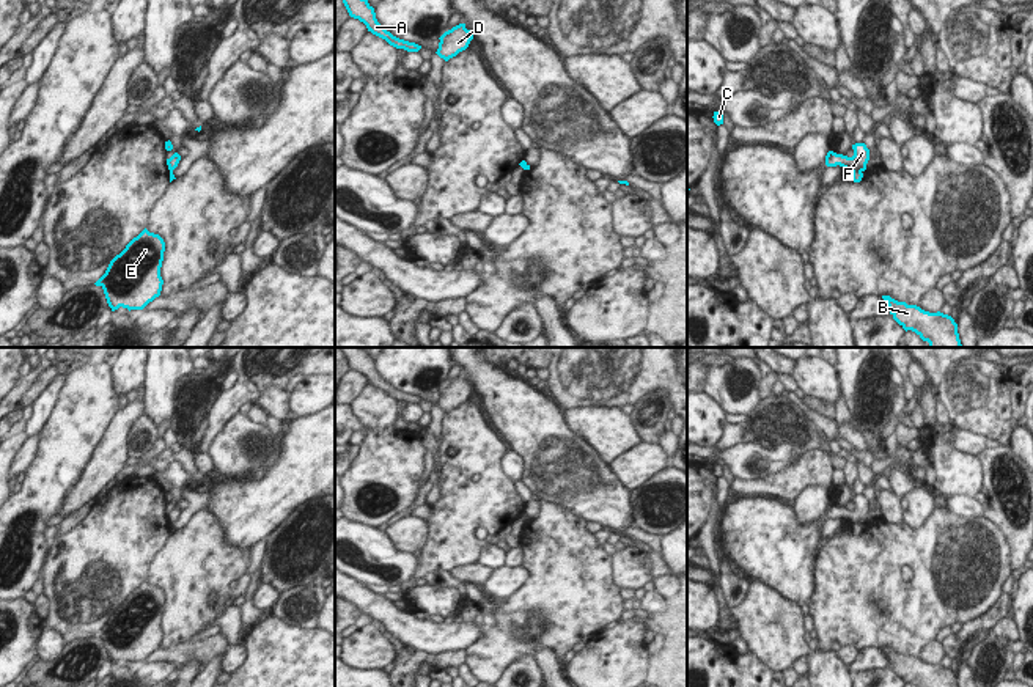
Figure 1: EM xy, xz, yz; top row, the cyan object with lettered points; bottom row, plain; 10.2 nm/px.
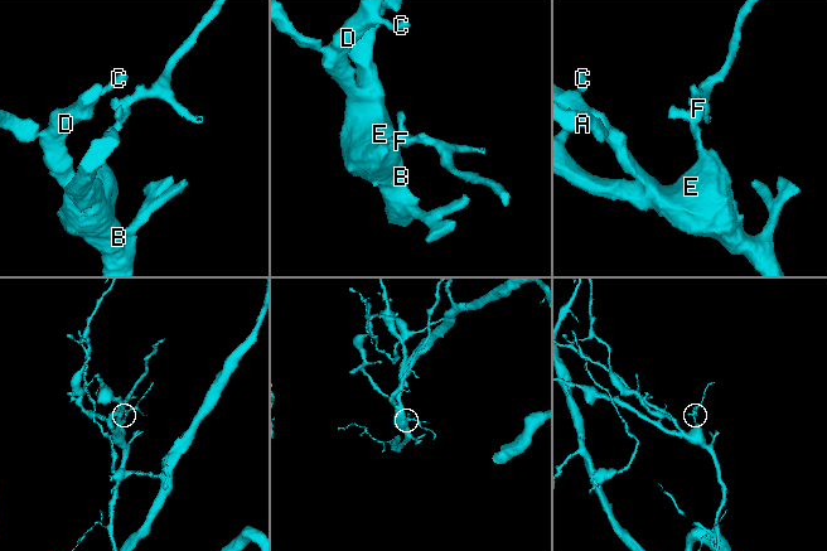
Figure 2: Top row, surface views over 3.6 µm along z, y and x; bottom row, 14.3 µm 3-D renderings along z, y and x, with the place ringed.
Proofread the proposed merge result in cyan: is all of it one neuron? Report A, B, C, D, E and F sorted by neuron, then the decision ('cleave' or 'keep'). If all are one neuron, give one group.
A B C D E / F; cleave

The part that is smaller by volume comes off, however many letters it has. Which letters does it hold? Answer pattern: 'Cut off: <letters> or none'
Cut off: F

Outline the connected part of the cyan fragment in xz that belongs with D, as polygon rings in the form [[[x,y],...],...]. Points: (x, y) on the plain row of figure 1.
[[[459,376],[451,382],[445,384],[440,390],[437,407],[448,413],[456,409],[459,404],[465,402],[473,391],[470,382],[465,380],[465,376]]]

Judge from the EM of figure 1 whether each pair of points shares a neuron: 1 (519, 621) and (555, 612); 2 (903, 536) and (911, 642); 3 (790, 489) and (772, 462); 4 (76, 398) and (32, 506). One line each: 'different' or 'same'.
1: same
2: same
3: different
4: same

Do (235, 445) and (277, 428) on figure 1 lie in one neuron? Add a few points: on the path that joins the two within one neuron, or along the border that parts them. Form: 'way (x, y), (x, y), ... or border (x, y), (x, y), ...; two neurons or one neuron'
way (246, 445), (260, 444), (266, 437); one neuron

